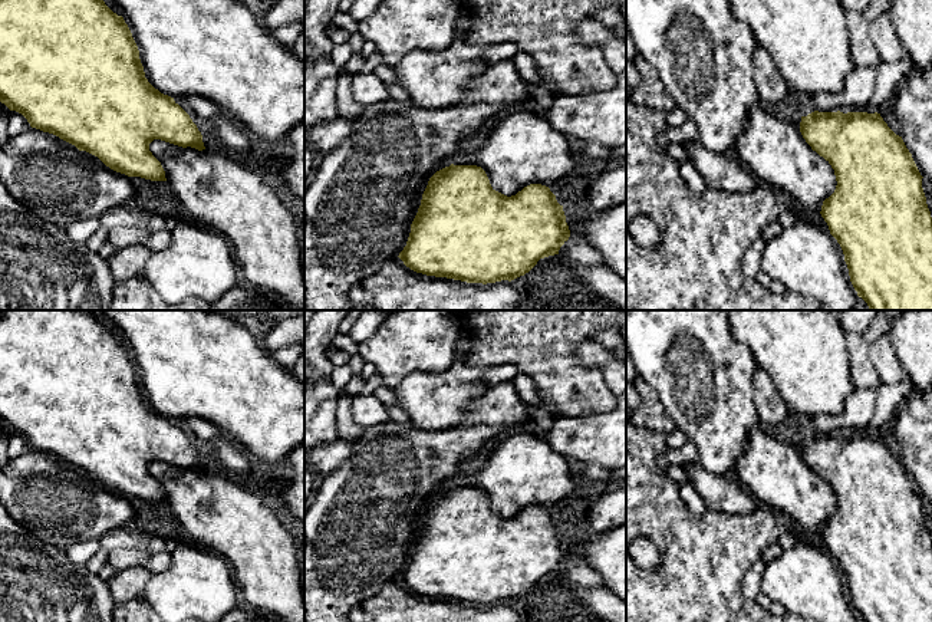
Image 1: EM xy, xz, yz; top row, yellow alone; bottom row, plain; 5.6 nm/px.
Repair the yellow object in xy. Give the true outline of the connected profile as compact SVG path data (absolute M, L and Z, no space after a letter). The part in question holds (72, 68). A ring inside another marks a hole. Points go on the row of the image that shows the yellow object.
M0 0L0 102L22 113L32 128L59 136L128 177L167 181L149 151L154 139L205 149L190 115L148 82L128 24L103 0Z

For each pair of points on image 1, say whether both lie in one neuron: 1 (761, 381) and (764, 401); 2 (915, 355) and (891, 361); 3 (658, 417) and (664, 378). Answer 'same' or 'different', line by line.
1: same
2: different
3: different

